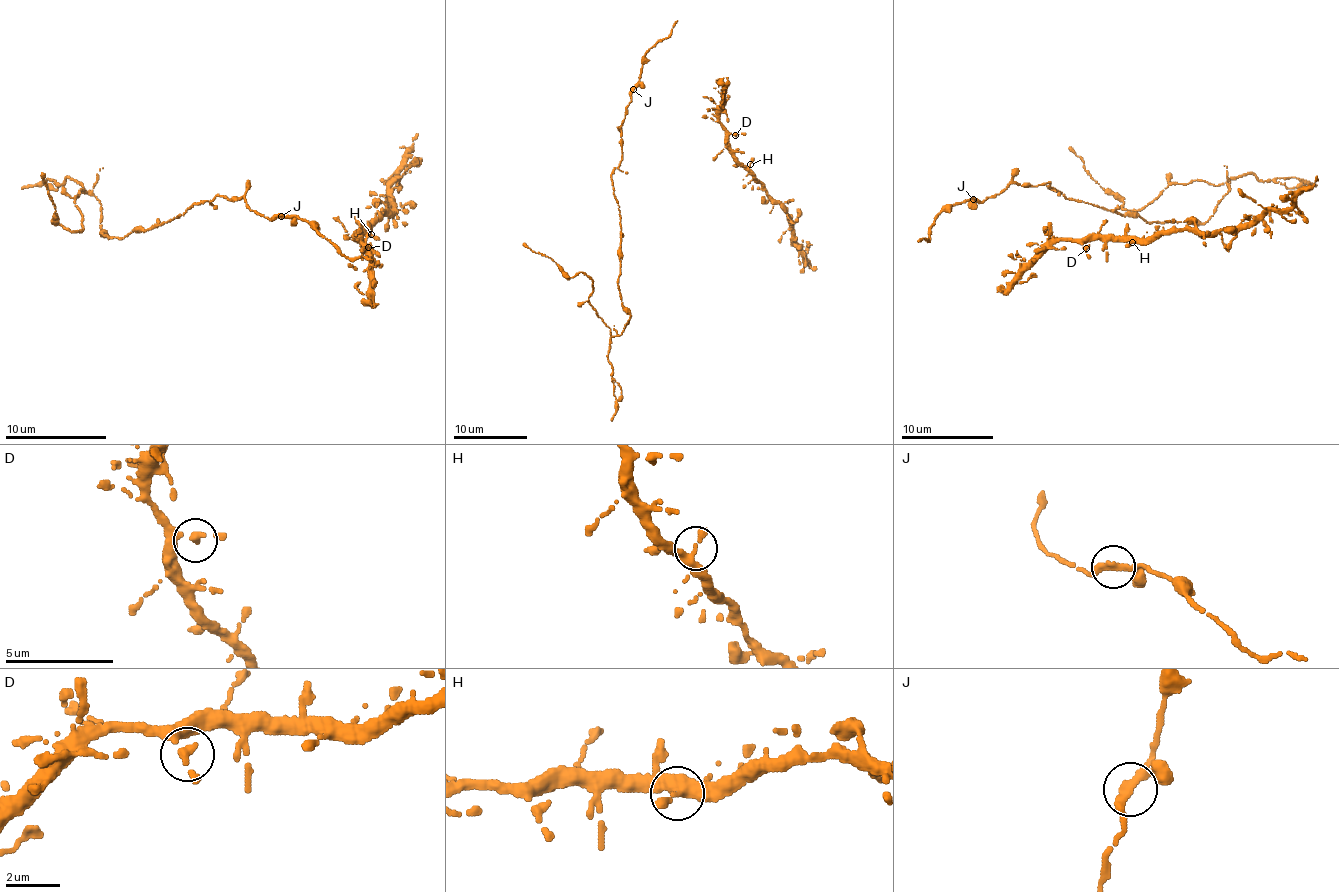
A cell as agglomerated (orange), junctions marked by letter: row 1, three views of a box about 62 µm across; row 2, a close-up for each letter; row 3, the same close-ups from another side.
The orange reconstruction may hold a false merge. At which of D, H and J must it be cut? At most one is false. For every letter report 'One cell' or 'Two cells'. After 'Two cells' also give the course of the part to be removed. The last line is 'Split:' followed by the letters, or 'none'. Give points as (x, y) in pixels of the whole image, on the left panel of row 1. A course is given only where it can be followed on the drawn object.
D: One cell
H: One cell
J: One cell
Split: none

